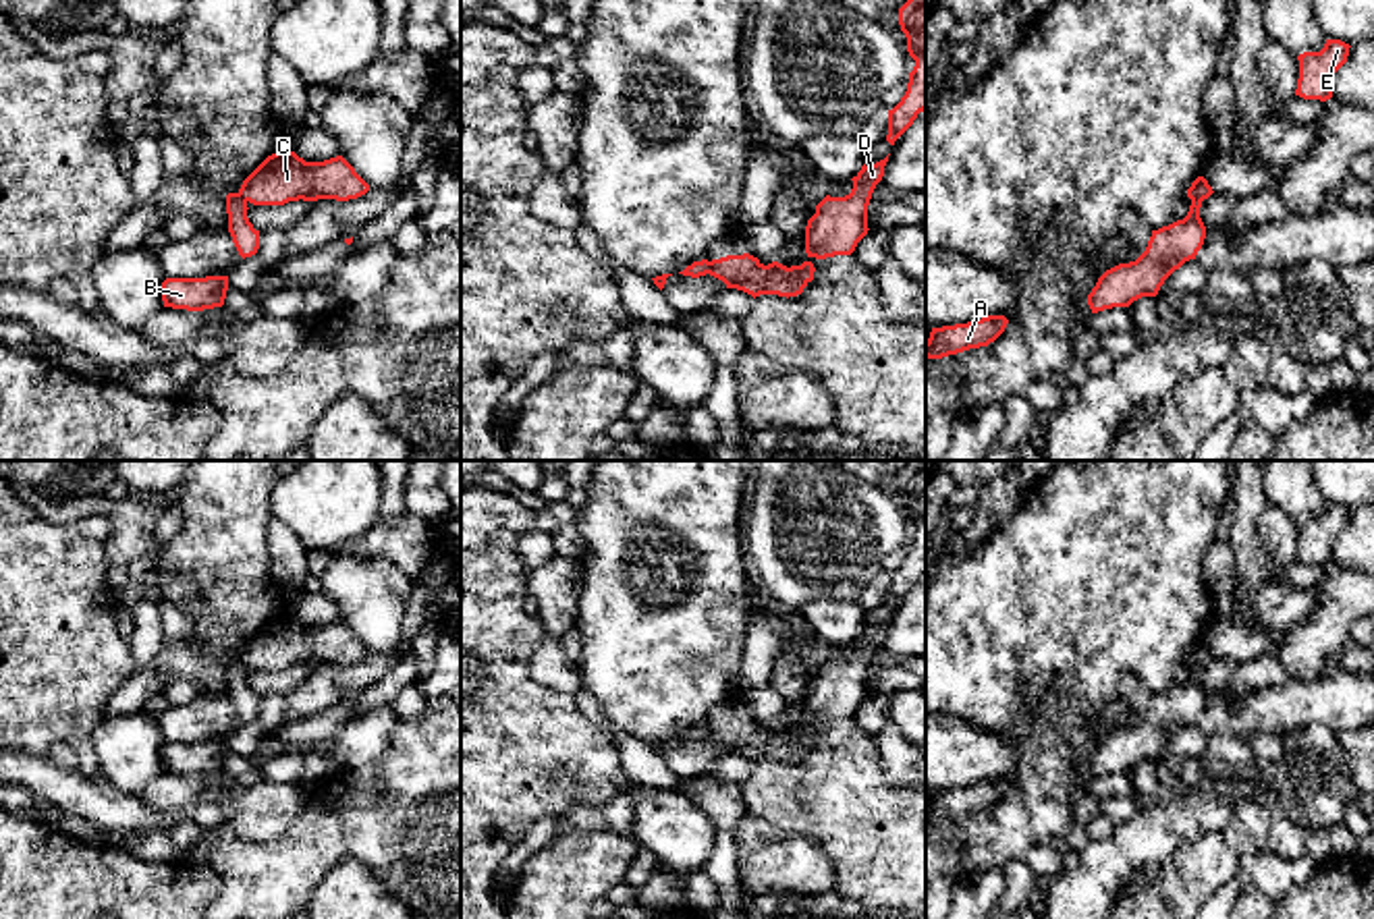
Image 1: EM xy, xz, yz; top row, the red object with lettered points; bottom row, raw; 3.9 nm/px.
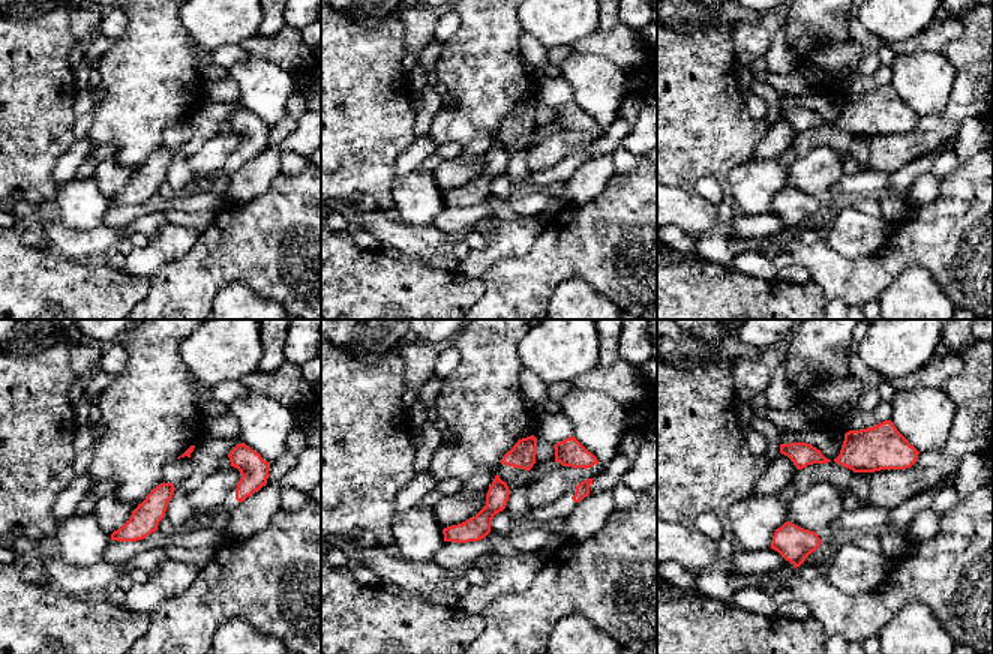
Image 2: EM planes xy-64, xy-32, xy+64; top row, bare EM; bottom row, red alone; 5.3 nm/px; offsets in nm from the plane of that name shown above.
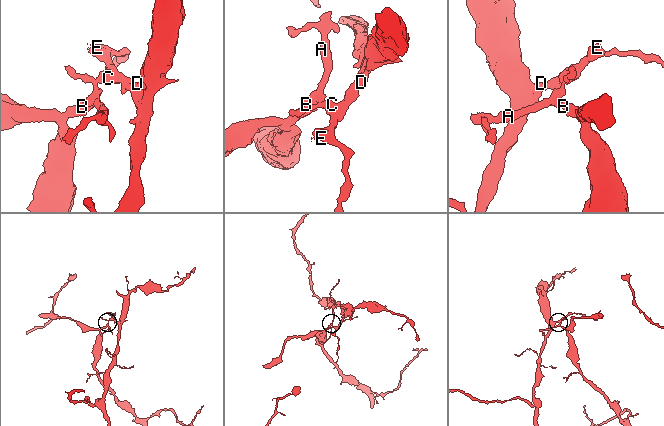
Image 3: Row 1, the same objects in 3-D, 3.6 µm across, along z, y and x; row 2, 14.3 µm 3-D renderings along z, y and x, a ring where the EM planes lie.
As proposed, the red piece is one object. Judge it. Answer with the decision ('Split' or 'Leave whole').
Split

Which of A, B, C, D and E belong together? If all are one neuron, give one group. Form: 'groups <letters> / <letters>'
groups A B / C D E

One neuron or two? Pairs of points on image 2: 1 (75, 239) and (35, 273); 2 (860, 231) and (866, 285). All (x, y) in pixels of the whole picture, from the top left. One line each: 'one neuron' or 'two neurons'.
1: two neurons
2: two neurons

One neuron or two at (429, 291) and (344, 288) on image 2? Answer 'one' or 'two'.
one

